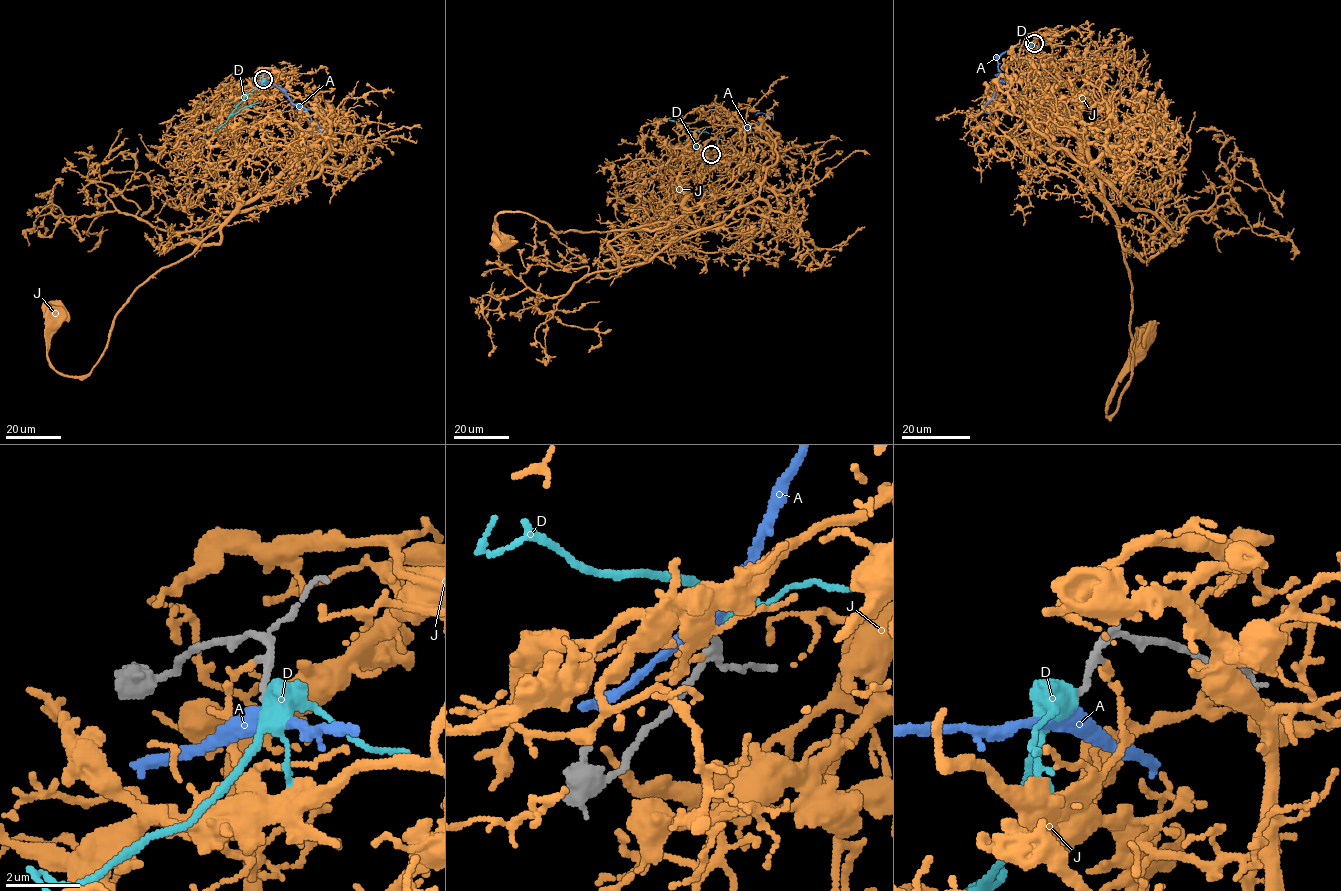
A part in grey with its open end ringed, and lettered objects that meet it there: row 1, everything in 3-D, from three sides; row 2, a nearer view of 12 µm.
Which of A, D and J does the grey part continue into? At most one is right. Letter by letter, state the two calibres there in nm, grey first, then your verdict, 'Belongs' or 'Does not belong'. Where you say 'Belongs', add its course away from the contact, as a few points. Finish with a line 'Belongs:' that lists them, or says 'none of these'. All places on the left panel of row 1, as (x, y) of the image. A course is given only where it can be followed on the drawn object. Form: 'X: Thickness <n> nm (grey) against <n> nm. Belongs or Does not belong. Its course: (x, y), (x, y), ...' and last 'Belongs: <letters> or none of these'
A: Thickness 180 nm (grey) against 360 nm. Belongs. Its course: (263, 79), (277, 86), (292, 102), (304, 108), (320, 130), (307, 135)
D: Thickness 200 nm (grey) against 480 nm. Does not belong
J: Thickness 160 nm (grey) against 190 nm. Does not belong
Belongs: A

